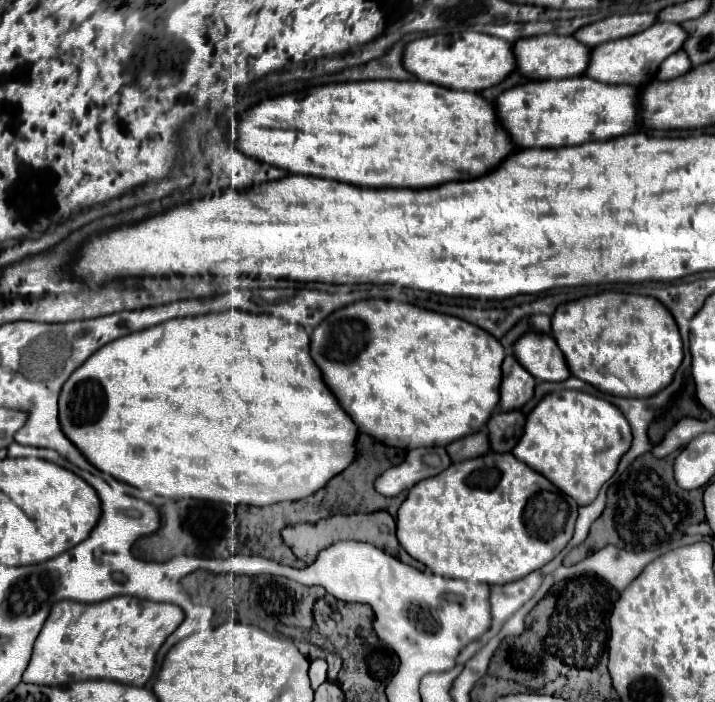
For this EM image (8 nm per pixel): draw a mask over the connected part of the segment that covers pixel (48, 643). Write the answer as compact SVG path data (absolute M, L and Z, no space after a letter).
M116 596L98 604L56 602L36 638L24 682L62 686L80 680L114 680L144 686L152 676L158 648L182 620L184 614L176 604L150 602L134 596Z

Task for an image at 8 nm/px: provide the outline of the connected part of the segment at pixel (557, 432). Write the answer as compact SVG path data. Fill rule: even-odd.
M562 390L544 396L530 412L524 436L512 454L584 506L590 504L604 482L614 476L630 444L632 428L614 404L580 390Z

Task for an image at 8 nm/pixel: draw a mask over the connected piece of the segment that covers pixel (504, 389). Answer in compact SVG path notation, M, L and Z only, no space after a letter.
M508 354L502 364L502 386L500 386L500 406L502 410L522 408L534 394L536 378L514 358Z

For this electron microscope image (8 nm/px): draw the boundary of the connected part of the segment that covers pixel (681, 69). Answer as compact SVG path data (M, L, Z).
M678 50L678 52L674 52L672 56L668 56L668 58L660 64L660 70L658 70L658 76L656 76L656 78L662 80L662 82L674 80L674 78L686 74L690 68L692 68L692 62L688 60L686 52L684 52L684 50Z

